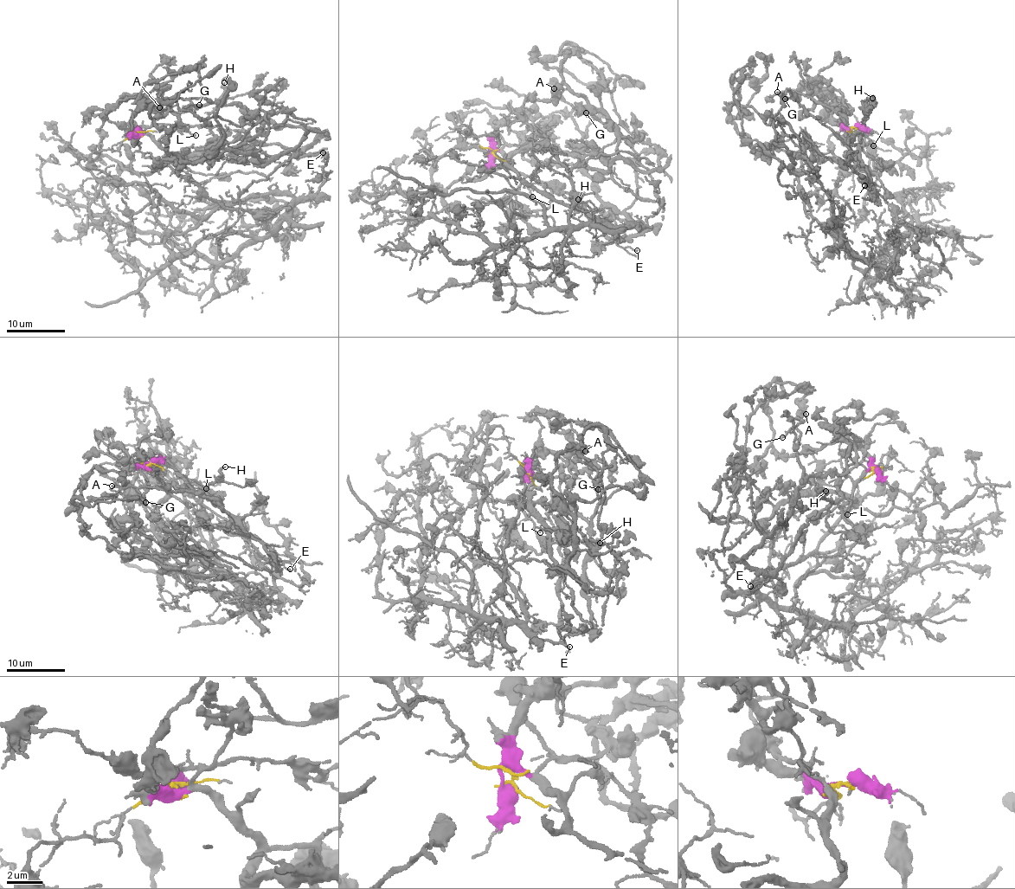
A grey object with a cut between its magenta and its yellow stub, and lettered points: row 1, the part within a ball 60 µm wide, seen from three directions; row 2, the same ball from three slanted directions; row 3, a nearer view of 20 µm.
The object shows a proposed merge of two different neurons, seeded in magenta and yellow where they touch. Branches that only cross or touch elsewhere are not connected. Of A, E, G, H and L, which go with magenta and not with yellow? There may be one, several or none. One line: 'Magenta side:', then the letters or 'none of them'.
Magenta side: A, E, G, H, L

